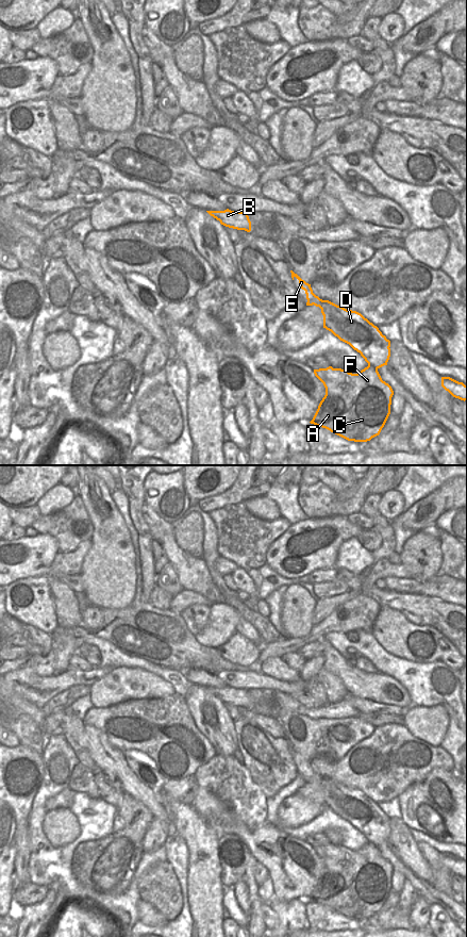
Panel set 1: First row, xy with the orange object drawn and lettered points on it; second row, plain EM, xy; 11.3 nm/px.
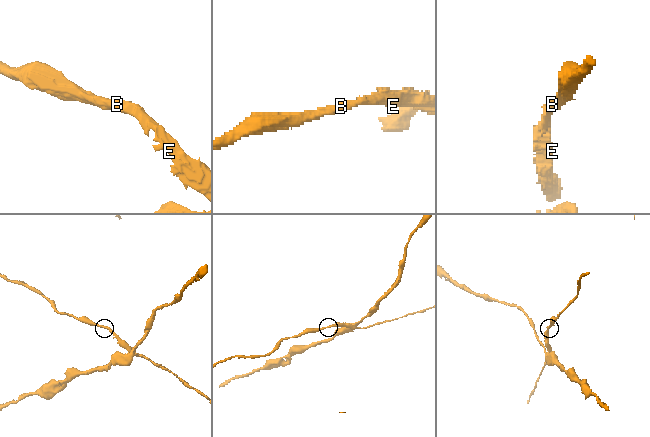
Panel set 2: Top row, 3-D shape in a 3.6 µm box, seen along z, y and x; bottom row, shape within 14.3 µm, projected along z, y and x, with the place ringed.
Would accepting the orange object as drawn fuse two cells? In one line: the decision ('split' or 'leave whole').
split

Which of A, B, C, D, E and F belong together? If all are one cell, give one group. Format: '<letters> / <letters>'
A C F / B D E

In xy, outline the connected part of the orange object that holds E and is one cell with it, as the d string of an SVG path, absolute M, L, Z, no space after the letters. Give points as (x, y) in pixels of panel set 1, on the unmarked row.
M293 747L290 750L293 757L296 754L301 766L305 768L306 783L314 782L321 786L323 805L360 829L368 842L377 846L387 842L390 834L390 818L377 803L356 788L347 787L329 777L320 776L313 770L311 761Z

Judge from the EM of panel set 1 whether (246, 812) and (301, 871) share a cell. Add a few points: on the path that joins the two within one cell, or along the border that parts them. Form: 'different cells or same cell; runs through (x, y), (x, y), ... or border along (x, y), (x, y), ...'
different cells; border along (235, 816), (250, 827), (257, 827), (266, 822)

